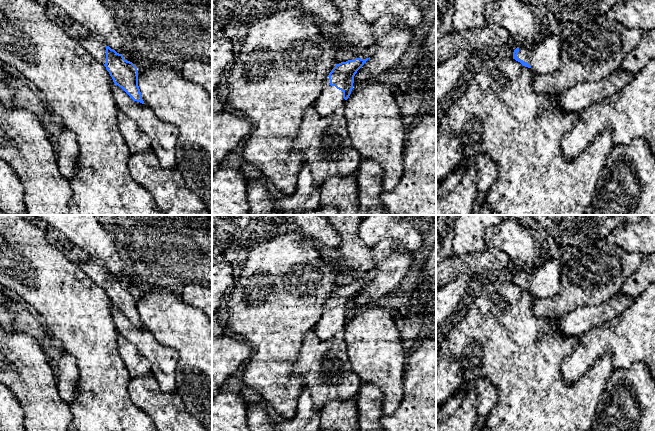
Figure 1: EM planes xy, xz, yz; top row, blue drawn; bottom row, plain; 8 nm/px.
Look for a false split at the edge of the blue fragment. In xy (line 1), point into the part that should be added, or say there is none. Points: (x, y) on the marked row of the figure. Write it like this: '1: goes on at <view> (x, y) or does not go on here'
1: goes on at xy (96, 48)

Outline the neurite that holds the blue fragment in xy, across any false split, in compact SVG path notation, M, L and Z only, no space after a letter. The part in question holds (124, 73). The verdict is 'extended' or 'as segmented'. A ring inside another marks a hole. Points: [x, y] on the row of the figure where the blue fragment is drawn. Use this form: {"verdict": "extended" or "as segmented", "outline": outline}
{"verdict": "extended", "outline": "M94 38L81 41L84 48L98 61L102 62L113 79L134 101L145 104L138 86L138 70L122 54L111 49L105 42Z"}

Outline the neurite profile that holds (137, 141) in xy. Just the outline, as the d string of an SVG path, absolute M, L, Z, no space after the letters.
M122 111L118 112L117 118L119 130L131 154L152 150L149 137L138 127L134 120Z

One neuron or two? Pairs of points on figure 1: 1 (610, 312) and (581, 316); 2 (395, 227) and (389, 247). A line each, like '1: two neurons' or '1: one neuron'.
1: one neuron
2: two neurons

